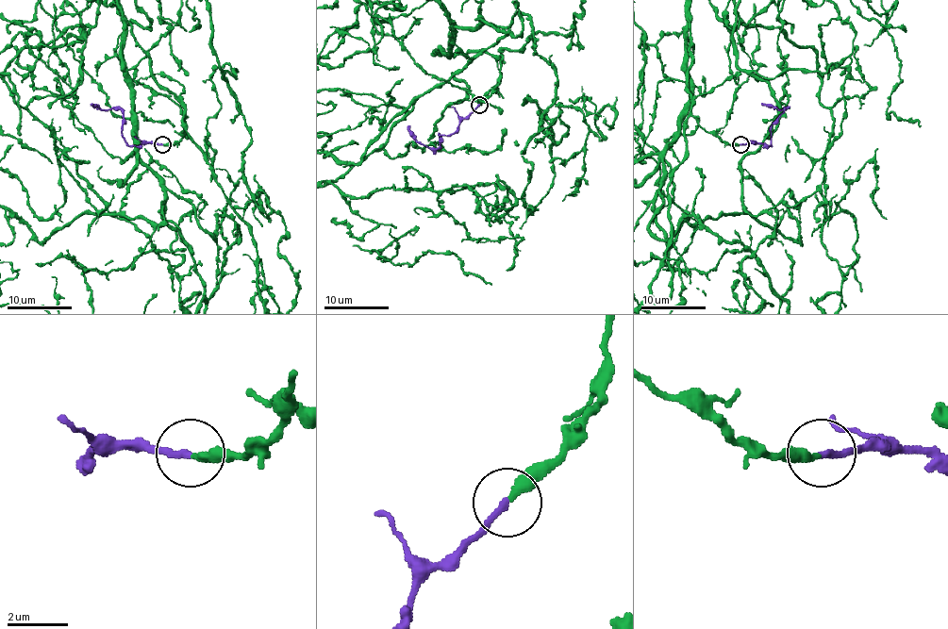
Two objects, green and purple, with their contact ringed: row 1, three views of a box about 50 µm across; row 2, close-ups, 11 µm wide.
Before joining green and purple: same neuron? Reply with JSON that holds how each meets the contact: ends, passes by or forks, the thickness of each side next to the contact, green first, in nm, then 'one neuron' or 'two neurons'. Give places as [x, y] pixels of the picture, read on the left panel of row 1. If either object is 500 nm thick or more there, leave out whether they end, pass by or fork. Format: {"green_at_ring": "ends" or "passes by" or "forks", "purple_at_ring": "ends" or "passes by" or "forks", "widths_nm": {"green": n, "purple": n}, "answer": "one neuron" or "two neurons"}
{"green_at_ring": "ends", "purple_at_ring": "ends", "widths_nm": {"green": 360, "purple": 240}, "answer": "one neuron"}

